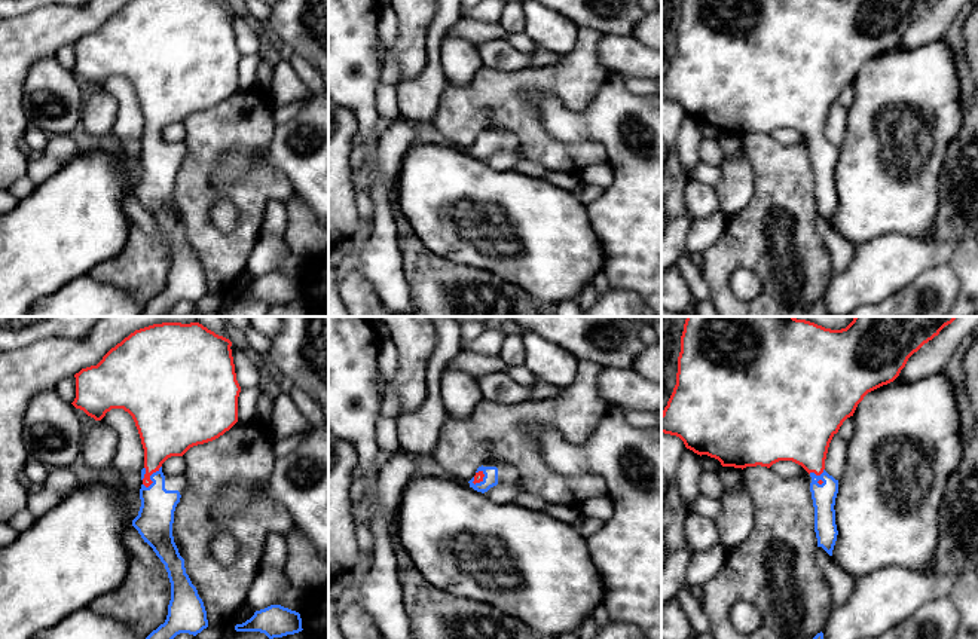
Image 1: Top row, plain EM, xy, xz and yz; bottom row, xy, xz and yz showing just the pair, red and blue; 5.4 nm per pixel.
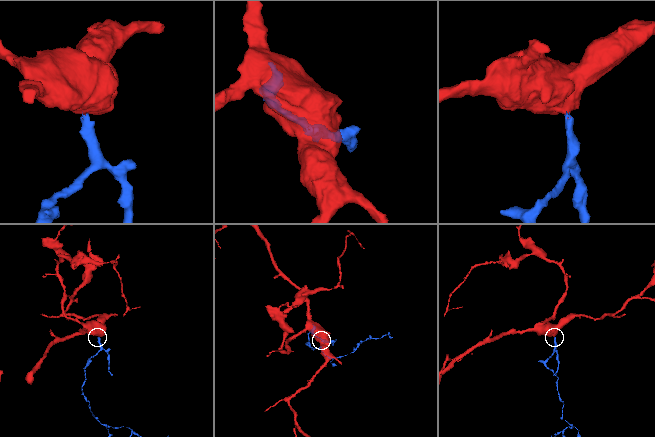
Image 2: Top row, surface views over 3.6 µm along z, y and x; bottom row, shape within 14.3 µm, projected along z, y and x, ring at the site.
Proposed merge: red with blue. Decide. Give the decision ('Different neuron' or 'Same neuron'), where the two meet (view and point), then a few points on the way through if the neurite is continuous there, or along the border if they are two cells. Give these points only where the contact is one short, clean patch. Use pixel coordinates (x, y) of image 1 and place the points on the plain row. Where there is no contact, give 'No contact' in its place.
Same neuron. Touches red at xy (149, 144). Path across: xy (164, 101), (149, 144), (155, 186)

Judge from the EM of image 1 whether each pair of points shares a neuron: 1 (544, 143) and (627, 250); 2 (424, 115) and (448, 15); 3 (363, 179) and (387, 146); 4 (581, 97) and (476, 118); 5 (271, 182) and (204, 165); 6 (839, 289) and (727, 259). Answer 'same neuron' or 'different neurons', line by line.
1: different neurons
2: same neuron
3: same neuron
4: same neuron
5: same neuron
6: different neurons

